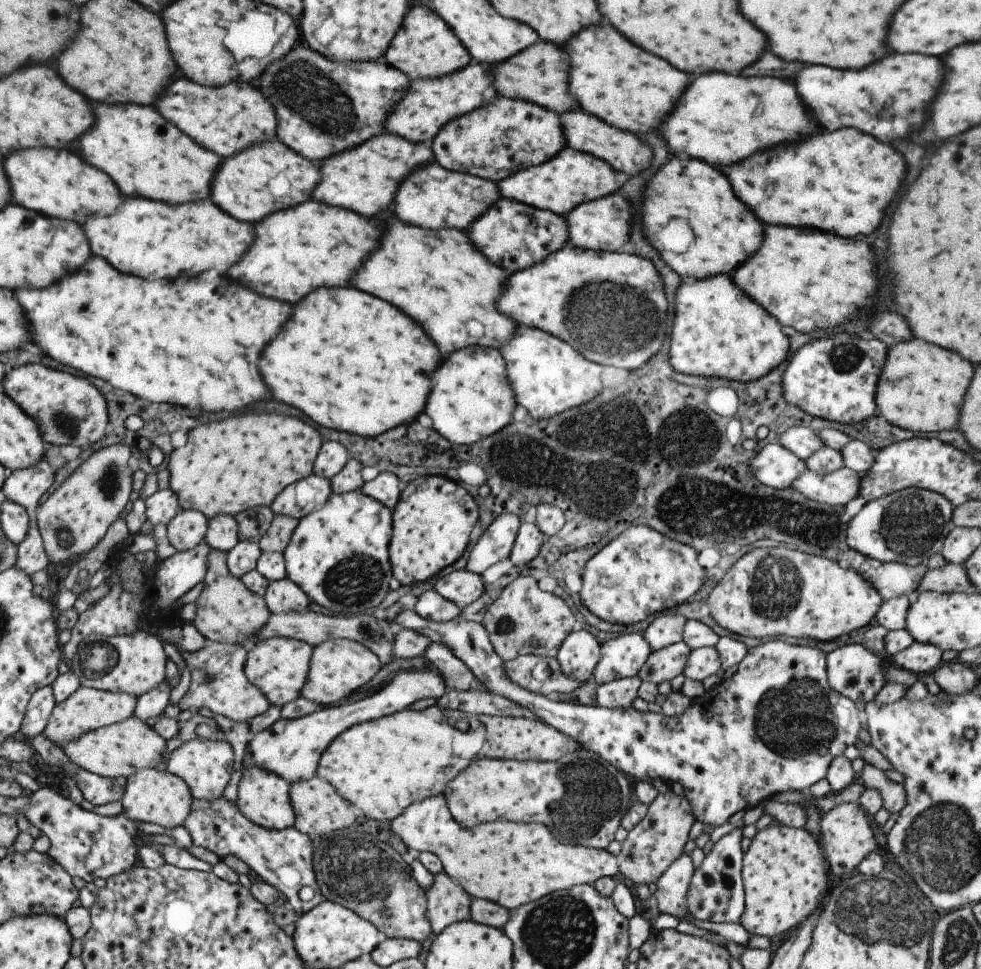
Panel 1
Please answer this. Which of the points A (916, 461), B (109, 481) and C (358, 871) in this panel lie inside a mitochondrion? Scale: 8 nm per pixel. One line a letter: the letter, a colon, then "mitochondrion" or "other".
A: other
B: mitochondrion
C: mitochondrion

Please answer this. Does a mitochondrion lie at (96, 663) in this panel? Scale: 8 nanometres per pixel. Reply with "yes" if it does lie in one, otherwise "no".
yes

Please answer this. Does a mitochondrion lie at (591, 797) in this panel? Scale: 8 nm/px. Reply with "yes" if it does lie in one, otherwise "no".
yes

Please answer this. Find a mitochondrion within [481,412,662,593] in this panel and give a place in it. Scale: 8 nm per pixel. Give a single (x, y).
(589, 483)

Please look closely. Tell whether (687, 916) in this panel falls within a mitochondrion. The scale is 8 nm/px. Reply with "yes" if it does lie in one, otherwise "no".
no

